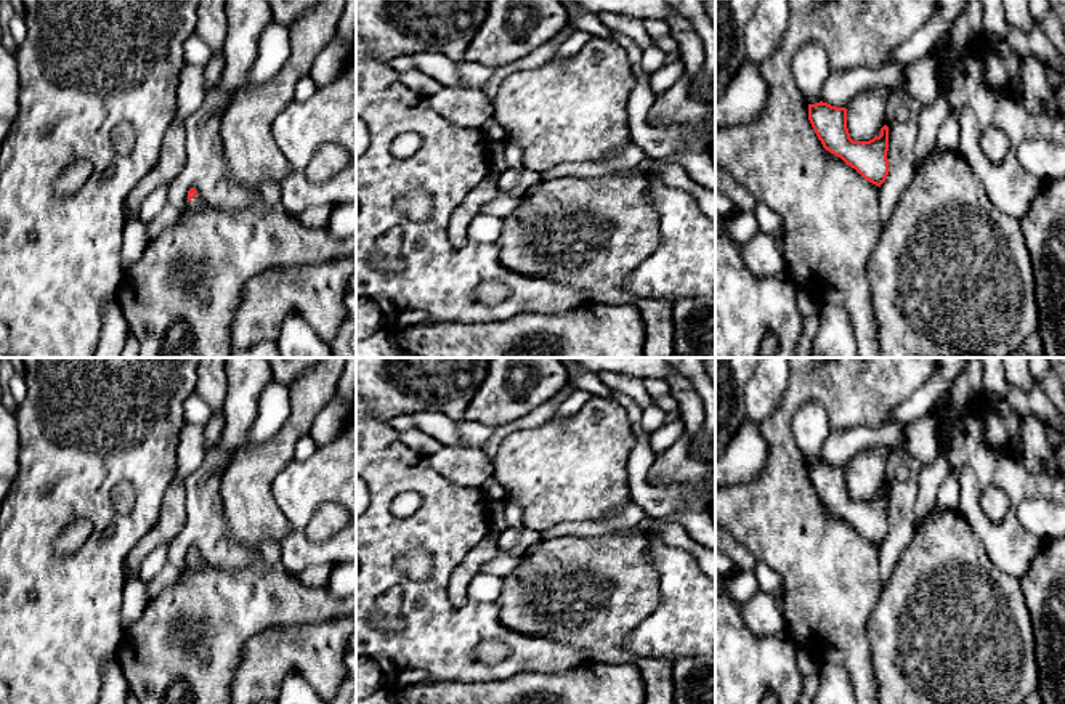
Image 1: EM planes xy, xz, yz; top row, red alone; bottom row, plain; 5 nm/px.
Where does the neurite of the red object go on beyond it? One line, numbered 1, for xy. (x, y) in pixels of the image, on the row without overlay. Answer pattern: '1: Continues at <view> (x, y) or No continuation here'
1: Continues at xy (185, 647)

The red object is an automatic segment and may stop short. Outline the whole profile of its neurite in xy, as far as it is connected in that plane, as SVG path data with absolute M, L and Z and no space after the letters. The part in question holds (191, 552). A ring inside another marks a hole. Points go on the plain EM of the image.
M188 550L191 573L154 597L143 614L130 624L119 651L119 664L128 683L128 691L140 704L231 704L233 674L239 664L244 645L260 632L285 625L326 622L340 616L356 619L356 595L335 597L327 587L305 585L282 563L263 560L237 571L205 568L199 552Z

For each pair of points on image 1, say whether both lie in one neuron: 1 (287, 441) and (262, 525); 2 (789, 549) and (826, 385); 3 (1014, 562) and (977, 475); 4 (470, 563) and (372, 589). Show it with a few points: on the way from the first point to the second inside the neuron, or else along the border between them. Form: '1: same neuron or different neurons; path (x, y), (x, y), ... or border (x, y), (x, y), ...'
1: same neuron; path (267, 462), (260, 469), (260, 504)
2: same neuron; path (785, 504), (783, 414)
3: same neuron; path (998, 541), (974, 515), (972, 496)
4: different neurons; border (483, 538), (449, 579), (448, 597), (451, 603)

